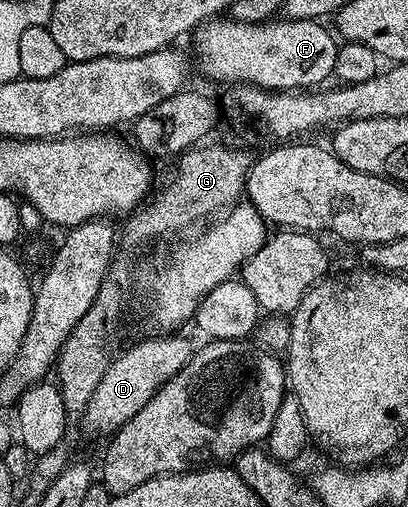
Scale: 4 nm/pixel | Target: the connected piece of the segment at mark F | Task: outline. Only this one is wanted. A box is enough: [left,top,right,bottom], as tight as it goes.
[193,18,337,90]

